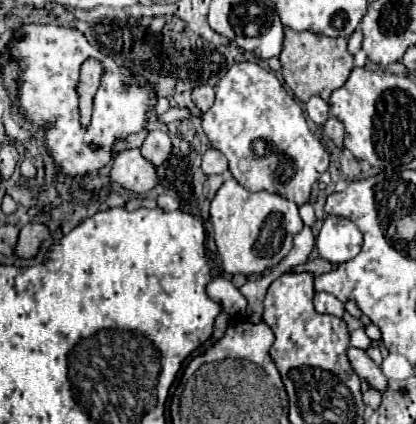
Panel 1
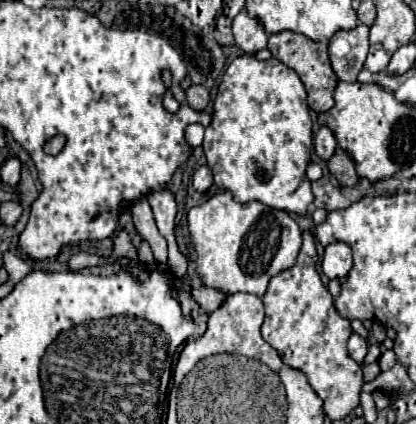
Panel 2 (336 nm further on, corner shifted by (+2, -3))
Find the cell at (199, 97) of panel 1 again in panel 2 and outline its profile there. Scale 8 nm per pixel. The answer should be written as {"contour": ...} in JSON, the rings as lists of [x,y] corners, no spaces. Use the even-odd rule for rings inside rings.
{"contour":[[[192,84],[188,90],[186,90],[186,100],[190,104],[190,108],[194,110],[204,110],[210,102],[210,92],[204,88],[204,86],[196,86]]]}

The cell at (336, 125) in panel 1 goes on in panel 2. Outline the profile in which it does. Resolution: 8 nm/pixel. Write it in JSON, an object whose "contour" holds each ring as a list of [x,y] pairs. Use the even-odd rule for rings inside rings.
{"contour":[[[336,148],[334,156],[328,160],[328,170],[342,186],[354,186],[358,182],[354,160],[342,148]]]}

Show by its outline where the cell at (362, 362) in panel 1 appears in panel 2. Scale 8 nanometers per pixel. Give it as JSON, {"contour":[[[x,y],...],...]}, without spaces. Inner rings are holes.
{"contour":[[[352,334],[350,340],[348,340],[348,352],[350,352],[350,358],[358,364],[364,364],[364,358],[366,358],[366,350],[368,350],[368,344],[362,336],[358,334]]]}

